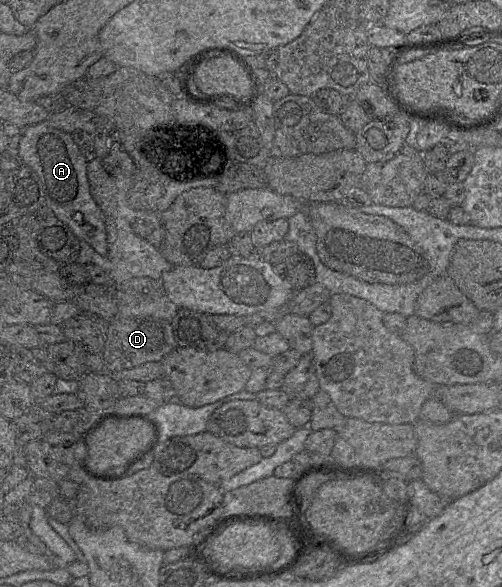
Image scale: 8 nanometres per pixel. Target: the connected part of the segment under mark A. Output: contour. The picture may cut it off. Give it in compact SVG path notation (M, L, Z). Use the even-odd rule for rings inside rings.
M47 121L30 125L18 132L18 154L23 164L30 167L39 177L45 196L45 203L56 217L65 223L80 239L86 241L97 253L106 256L108 252L106 229L101 209L94 201L87 178L87 161L70 134L51 127Z

